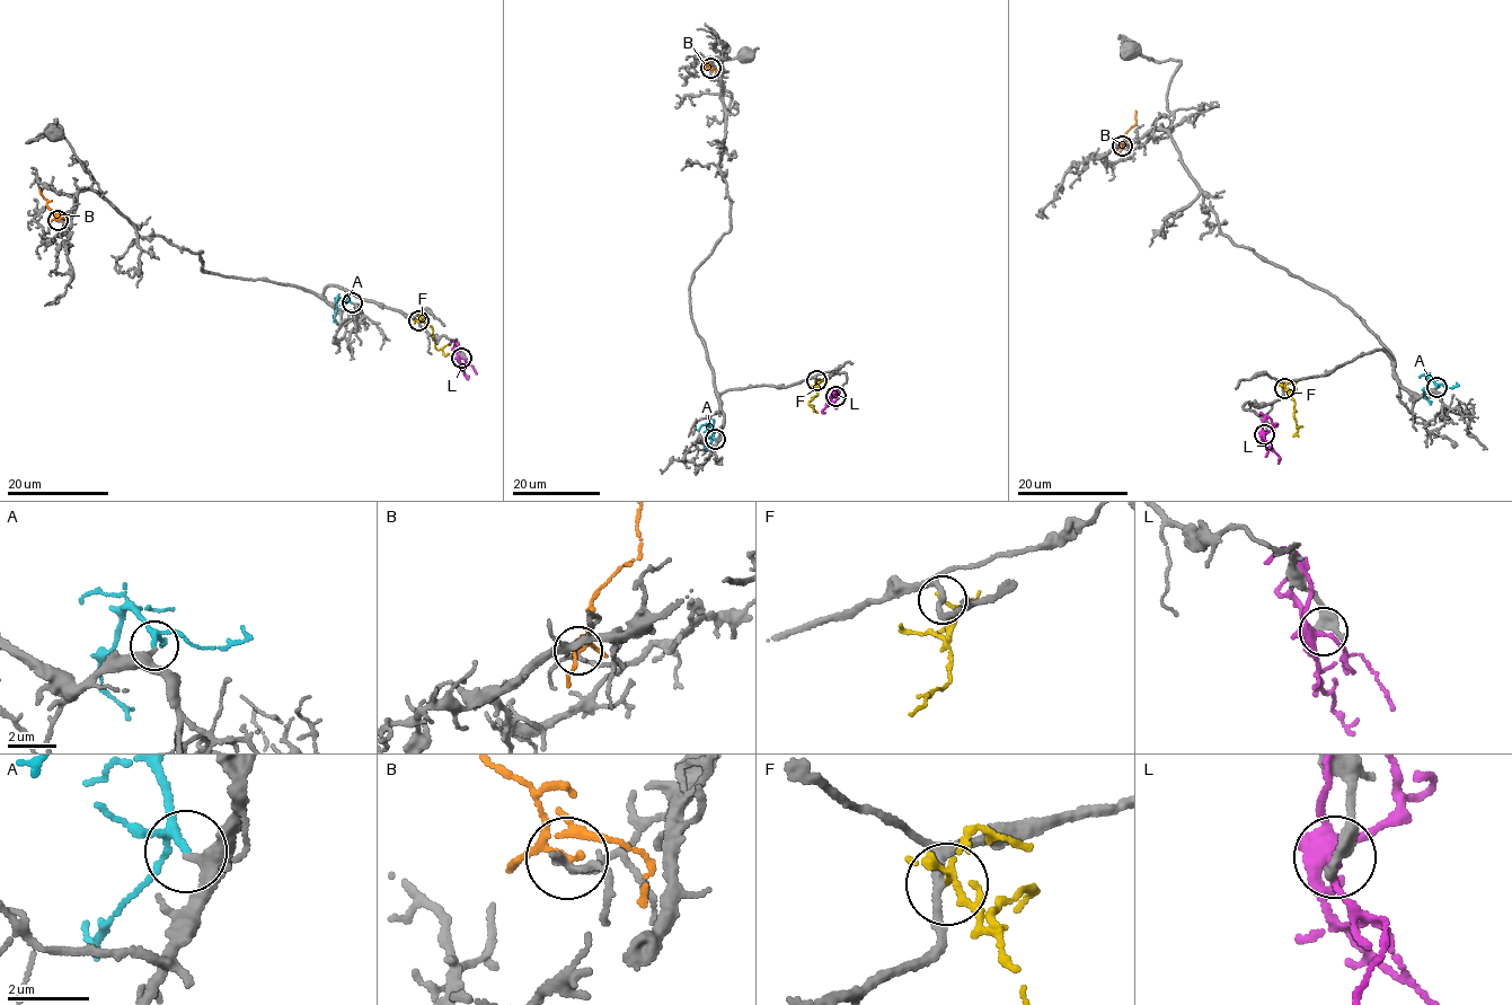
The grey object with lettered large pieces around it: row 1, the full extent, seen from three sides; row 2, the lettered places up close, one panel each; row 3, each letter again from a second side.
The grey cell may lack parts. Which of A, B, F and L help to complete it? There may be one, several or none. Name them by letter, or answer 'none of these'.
A

